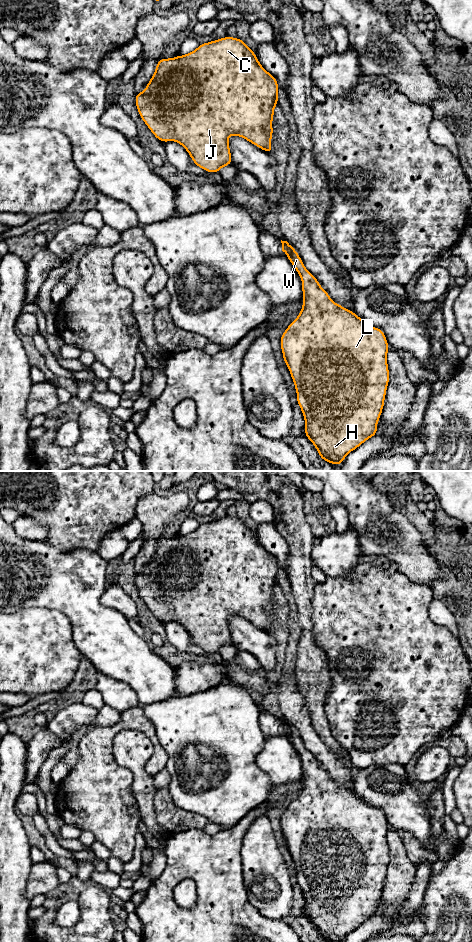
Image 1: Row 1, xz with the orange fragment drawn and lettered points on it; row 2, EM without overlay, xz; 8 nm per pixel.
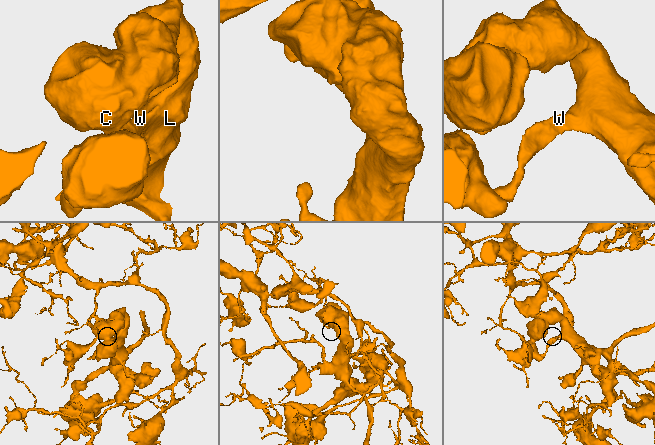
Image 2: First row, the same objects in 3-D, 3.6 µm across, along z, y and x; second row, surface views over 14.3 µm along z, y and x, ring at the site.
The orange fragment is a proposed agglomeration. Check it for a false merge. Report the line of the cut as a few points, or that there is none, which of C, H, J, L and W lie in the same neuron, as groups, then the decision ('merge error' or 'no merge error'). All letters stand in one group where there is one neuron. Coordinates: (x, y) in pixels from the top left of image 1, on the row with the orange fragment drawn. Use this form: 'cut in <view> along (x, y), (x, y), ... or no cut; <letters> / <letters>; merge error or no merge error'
no cut; C H J L W; no merge error

